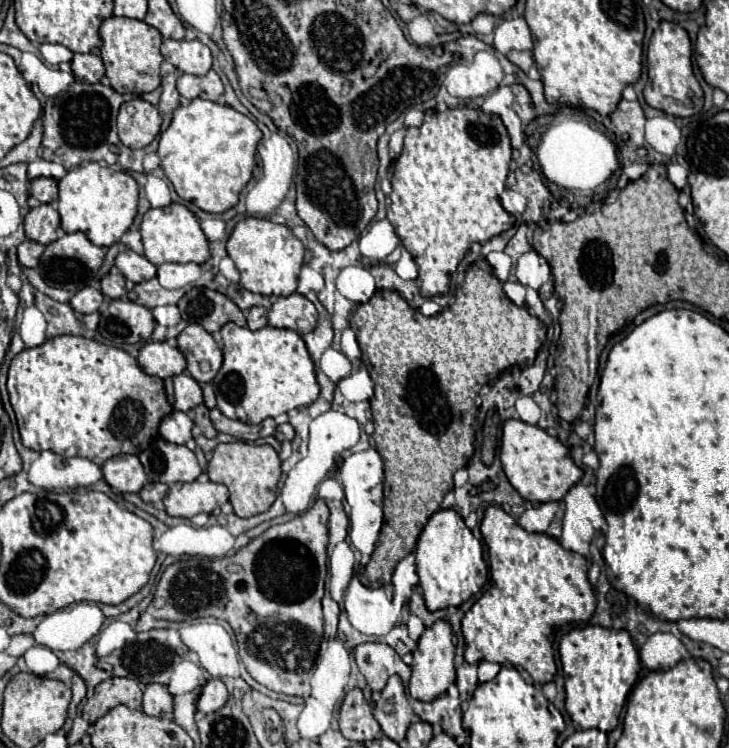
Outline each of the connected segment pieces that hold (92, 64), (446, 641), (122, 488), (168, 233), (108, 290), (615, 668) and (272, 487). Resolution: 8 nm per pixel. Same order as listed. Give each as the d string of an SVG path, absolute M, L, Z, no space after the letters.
M93 52L75 54L73 60L71 60L71 68L73 68L75 78L79 78L81 82L89 82L89 84L99 82L105 74L105 66L103 66L101 58Z
M439 620L431 628L423 632L417 642L417 650L413 652L413 666L411 666L411 680L409 680L409 694L415 700L431 702L437 696L445 694L447 688L455 682L455 646L453 646L453 632L449 622Z
M119 454L103 464L107 484L119 492L139 492L149 480L135 454Z
M169 204L165 208L151 208L141 220L141 238L145 246L145 256L155 266L165 262L197 262L209 260L209 240L203 234L199 220L183 204Z
M109 272L105 278L101 278L101 292L109 298L123 298L127 294L125 278L119 272Z
M583 626L569 630L559 642L559 656L565 674L565 709L581 728L603 728L611 732L617 726L623 702L641 672L639 650L627 630L603 626Z
M233 442L219 444L213 450L213 458L209 460L207 474L213 482L225 484L229 488L229 502L237 516L249 518L259 512L269 510L277 496L277 484L281 478L281 460L277 452L267 444L249 444L249 442Z

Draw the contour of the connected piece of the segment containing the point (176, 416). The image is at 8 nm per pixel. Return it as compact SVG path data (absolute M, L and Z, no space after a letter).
M179 410L167 414L159 426L161 438L173 444L185 444L191 438L191 430L193 430L193 420L189 418L189 414Z

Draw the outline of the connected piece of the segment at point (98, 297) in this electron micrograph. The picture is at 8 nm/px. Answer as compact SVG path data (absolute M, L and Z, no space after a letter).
M85 286L81 288L69 302L73 306L75 312L81 312L81 314L91 314L91 312L97 312L99 306L103 304L103 294L91 286Z

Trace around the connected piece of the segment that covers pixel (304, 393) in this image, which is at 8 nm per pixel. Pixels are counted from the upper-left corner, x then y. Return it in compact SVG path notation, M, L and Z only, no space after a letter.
M227 322L221 328L221 350L223 350L223 366L213 378L217 408L231 420L239 420L245 424L261 424L265 418L275 418L281 412L289 412L301 406L309 406L319 396L319 384L315 378L315 366L303 344L303 338L295 330L281 330L273 326L265 326L261 330L241 328L233 322Z

